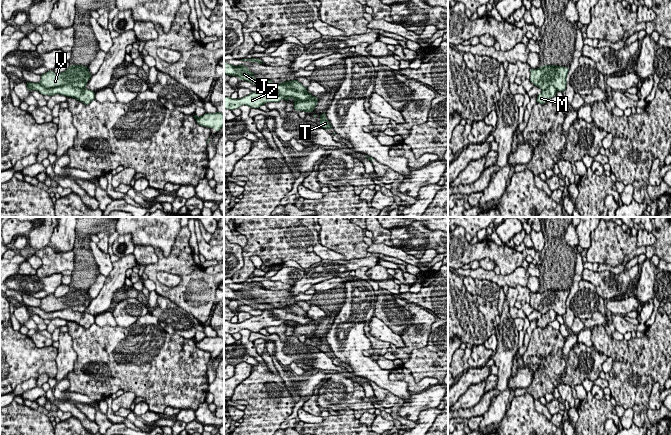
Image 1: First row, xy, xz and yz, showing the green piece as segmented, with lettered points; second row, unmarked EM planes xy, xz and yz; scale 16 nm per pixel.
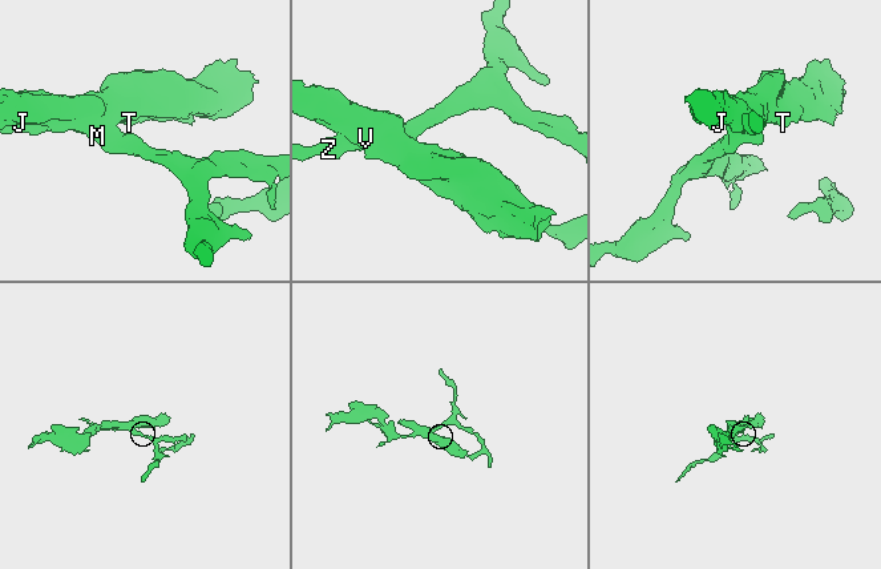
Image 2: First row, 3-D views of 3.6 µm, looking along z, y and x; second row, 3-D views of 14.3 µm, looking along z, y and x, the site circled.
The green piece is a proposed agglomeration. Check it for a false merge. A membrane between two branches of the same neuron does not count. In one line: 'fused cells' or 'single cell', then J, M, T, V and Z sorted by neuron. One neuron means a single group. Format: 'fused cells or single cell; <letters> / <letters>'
fused cells; J T V / M Z

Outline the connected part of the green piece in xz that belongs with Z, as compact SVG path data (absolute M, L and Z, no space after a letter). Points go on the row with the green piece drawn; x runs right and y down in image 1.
M277 84L272 86L264 86L260 92L251 92L249 95L240 98L232 99L231 97L224 97L224 109L234 110L242 105L249 106L251 108L257 108L268 102L279 102L286 97L298 98L300 100L307 100L313 95L307 92L300 92L294 89L288 88L286 85Z

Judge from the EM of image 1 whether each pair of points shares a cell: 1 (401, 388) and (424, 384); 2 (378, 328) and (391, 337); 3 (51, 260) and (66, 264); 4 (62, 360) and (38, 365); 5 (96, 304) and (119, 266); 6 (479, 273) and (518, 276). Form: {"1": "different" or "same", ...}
{"1": "different", "2": "same", "3": "same", "4": "different", "5": "same", "6": "same"}

